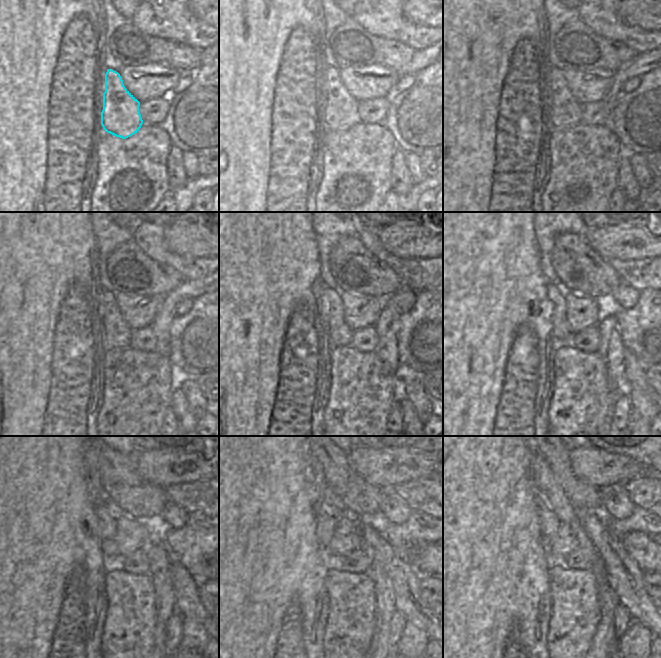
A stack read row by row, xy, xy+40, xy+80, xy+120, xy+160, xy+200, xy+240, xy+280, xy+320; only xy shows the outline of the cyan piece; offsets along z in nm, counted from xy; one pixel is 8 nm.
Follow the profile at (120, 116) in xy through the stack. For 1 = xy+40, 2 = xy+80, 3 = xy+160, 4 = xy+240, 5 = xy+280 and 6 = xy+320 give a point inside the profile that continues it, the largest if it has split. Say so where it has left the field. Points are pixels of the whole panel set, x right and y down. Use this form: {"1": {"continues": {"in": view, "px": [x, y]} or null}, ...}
{"1": {"continues": {"in": "xy+40", "px": [341, 112]}}, "2": {"continues": {"in": "xy+80", "px": [565, 111]}}, "3": {"continues": {"in": "xy+160", "px": [341, 334]}}, "4": {"continues": {"in": "xy+240", "px": [105, 513]}}, "5": {"continues": {"in": "xy+280", "px": [325, 523]}}, "6": {"continues": {"in": "xy+320", "px": [548, 522]}}}

